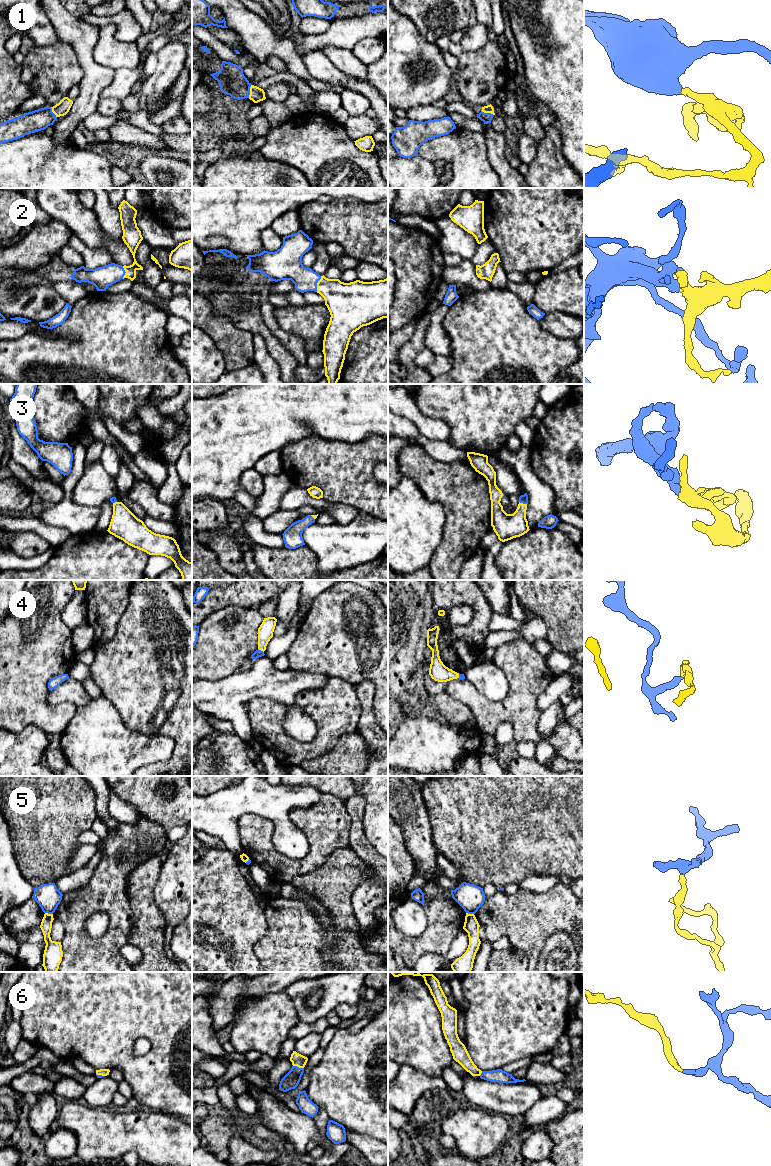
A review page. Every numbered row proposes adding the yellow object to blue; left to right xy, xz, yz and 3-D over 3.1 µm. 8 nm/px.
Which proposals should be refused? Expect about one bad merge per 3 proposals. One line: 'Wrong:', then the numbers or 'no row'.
Wrong: 5

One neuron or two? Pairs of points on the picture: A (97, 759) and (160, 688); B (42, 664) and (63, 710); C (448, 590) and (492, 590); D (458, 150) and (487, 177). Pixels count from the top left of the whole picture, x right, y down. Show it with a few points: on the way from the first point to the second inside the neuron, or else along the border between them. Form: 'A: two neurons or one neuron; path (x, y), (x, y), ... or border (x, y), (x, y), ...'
A: two neurons; border (113, 706), (127, 727), (147, 734)
B: one neuron; path (40, 679), (40, 701), (48, 709)
C: two neurons; border (481, 590), (493, 611)
D: one neuron; path (465, 157), (480, 172)

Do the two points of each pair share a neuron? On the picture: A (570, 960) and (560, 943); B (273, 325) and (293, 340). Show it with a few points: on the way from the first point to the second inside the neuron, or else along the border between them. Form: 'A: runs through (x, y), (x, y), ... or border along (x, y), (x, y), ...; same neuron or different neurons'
A: runs through (571, 955), (571, 952), (565, 946); same neuron
B: runs through (277, 330), (288, 339); same neuron

